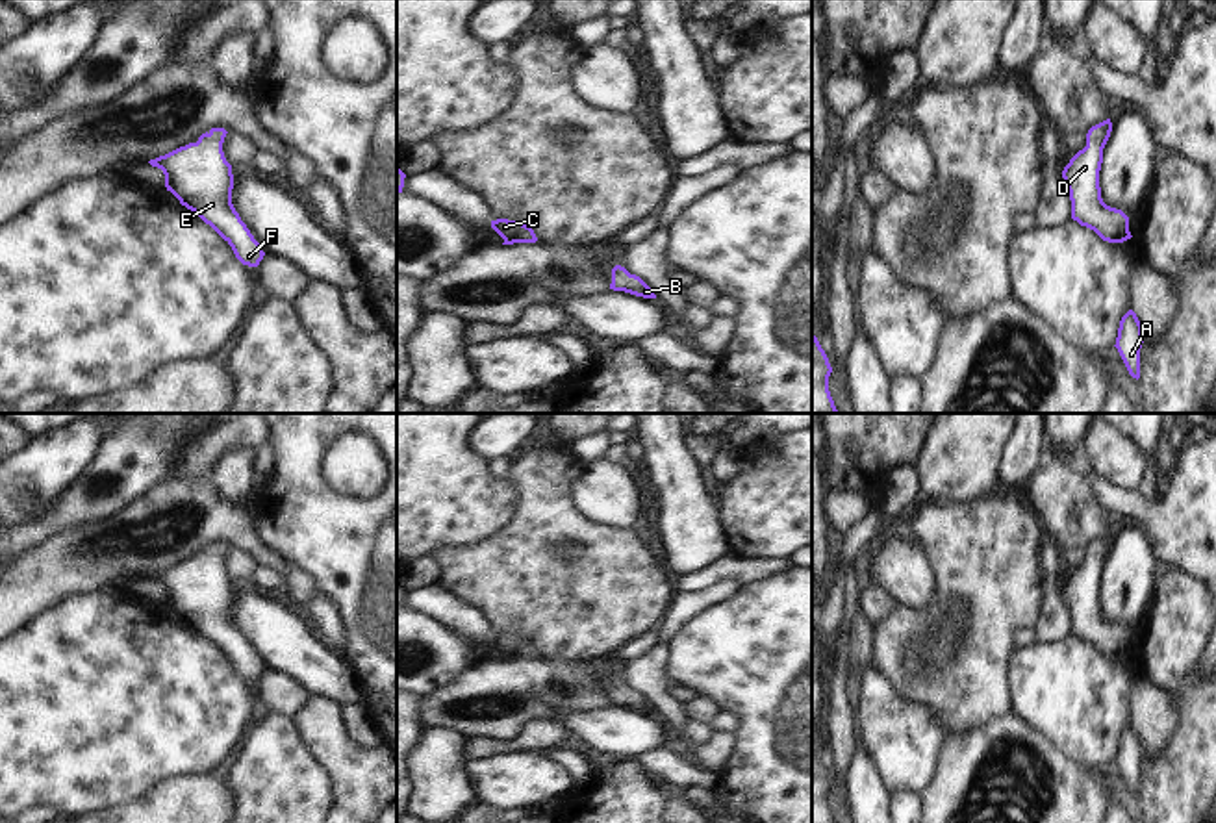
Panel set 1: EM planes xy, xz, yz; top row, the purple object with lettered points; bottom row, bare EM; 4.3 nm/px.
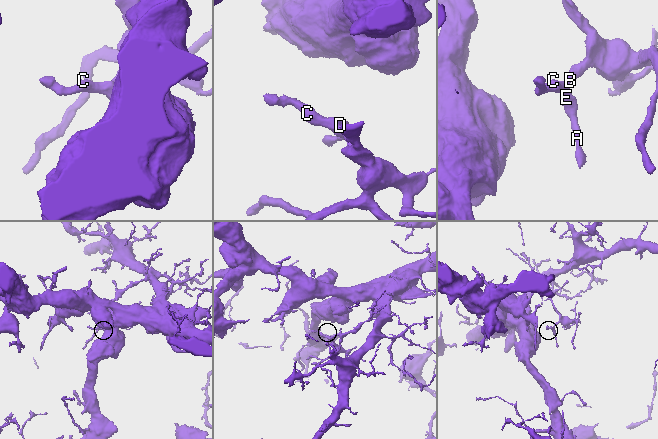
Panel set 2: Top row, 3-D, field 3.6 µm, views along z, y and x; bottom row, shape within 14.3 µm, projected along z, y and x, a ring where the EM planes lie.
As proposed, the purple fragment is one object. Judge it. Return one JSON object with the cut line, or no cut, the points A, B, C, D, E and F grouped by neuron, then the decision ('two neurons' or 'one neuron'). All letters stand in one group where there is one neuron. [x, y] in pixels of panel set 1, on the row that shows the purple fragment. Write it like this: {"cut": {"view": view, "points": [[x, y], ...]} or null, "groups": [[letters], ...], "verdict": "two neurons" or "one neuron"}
{"cut": null, "groups": [["A", "B", "C", "D", "E", "F"]], "verdict": "one neuron"}

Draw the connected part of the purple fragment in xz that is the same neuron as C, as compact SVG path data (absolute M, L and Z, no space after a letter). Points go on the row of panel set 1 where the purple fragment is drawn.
M497 219L491 228L504 239L502 245L538 241L534 230L519 221Z

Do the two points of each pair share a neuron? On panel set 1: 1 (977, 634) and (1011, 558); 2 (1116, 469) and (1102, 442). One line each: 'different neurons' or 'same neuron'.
1: same neuron
2: same neuron

